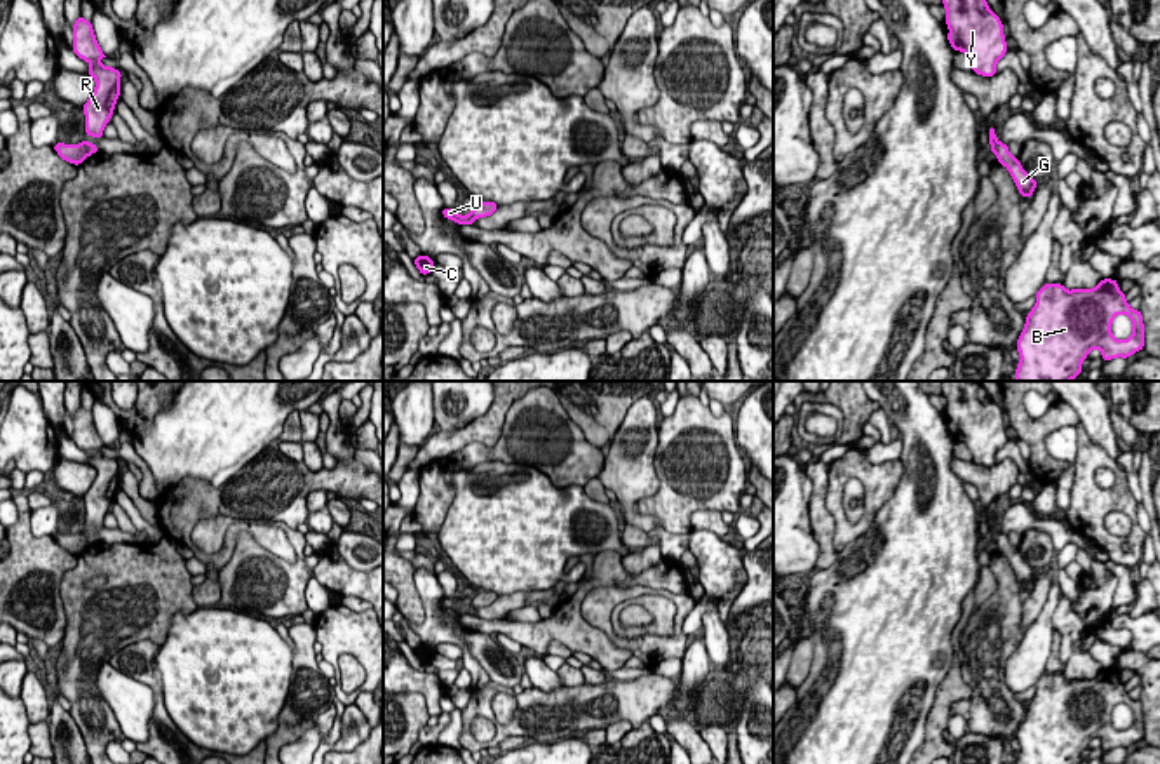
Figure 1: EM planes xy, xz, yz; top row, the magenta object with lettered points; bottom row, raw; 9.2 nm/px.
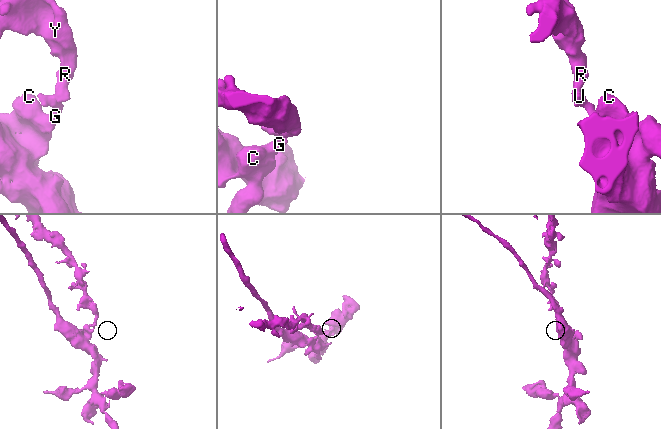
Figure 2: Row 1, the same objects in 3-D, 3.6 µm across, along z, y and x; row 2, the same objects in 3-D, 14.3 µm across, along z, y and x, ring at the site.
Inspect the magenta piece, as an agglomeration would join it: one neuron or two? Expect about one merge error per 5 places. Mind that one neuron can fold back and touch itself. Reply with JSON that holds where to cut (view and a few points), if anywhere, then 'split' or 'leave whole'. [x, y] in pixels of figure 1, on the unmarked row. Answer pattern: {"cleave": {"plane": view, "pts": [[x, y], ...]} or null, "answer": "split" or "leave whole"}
{"cleave": {"plane": "xz", "pts": [[471, 603], [474, 608]]}, "answer": "split"}

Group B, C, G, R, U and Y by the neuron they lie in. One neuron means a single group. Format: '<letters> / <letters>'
B C G U / R Y

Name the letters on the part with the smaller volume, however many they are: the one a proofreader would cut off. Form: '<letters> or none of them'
R, Y

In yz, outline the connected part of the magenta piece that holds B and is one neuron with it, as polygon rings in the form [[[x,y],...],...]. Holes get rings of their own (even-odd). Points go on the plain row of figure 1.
[[[1101,670],[1094,679],[1066,680],[1062,674],[1049,674],[1036,682],[1036,694],[1026,707],[1024,720],[1017,729],[1021,752],[1015,764],[1080,764],[1082,752],[1092,738],[1103,741],[1101,748],[1130,747],[1144,738],[1143,705],[1132,700],[1116,670]],[[1118,703],[1132,710],[1132,726],[1118,731],[1111,724],[1111,712]]]

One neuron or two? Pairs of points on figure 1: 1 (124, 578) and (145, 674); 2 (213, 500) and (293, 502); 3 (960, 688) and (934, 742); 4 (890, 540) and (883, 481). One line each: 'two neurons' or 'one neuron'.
1: two neurons
2: one neuron
3: one neuron
4: two neurons

